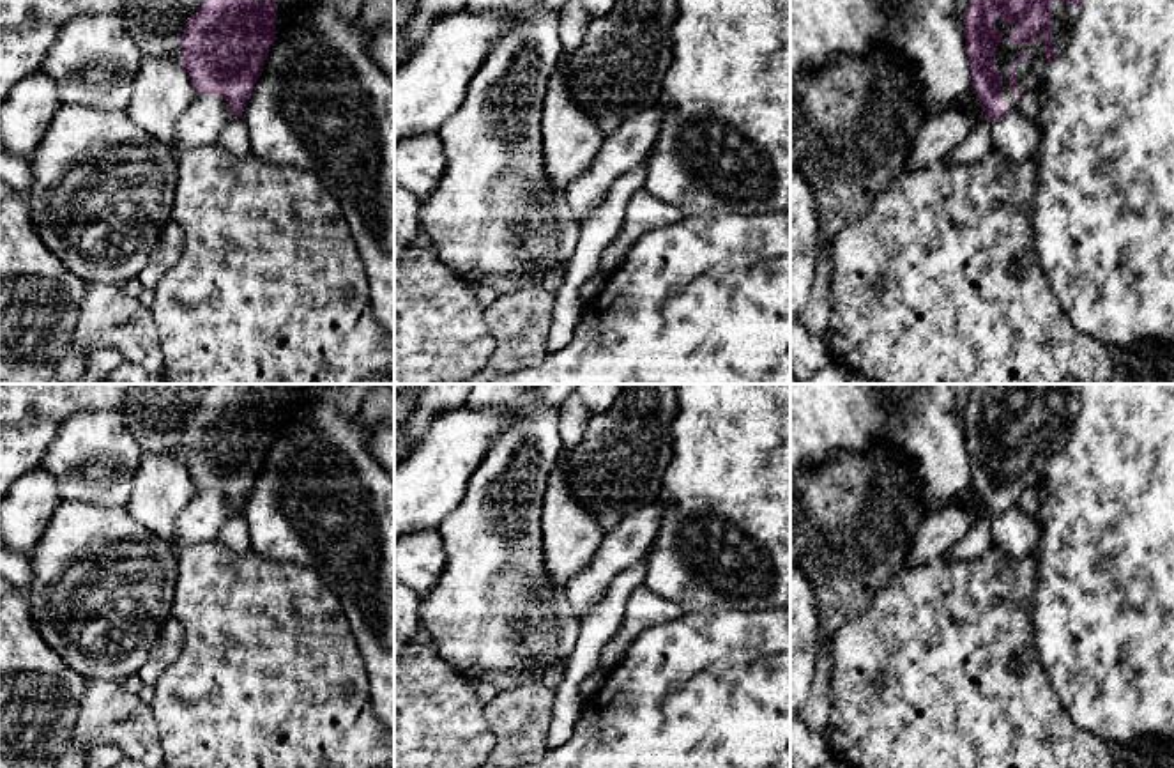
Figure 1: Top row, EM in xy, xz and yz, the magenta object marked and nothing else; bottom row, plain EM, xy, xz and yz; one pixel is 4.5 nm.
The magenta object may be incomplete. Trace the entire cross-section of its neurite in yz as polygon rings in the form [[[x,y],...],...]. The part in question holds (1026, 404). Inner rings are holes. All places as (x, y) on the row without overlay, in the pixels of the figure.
[[[971,384],[962,418],[972,483],[987,518],[1015,506],[1025,487],[1038,487],[1045,464],[1070,441],[1079,405],[1080,384]]]

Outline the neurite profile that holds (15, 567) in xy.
[[[2,549],[0,575],[5,577],[16,591],[27,595],[34,580],[34,570],[28,556],[23,556],[9,549]]]

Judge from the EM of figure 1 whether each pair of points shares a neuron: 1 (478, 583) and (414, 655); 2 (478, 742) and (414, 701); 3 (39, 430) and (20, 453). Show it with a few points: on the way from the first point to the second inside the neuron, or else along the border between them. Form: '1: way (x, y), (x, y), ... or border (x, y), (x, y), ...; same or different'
1: border (435, 652), (467, 678); different
2: way (462, 742), (453, 740), (430, 717); same
3: way (34, 436), (22, 448); same

